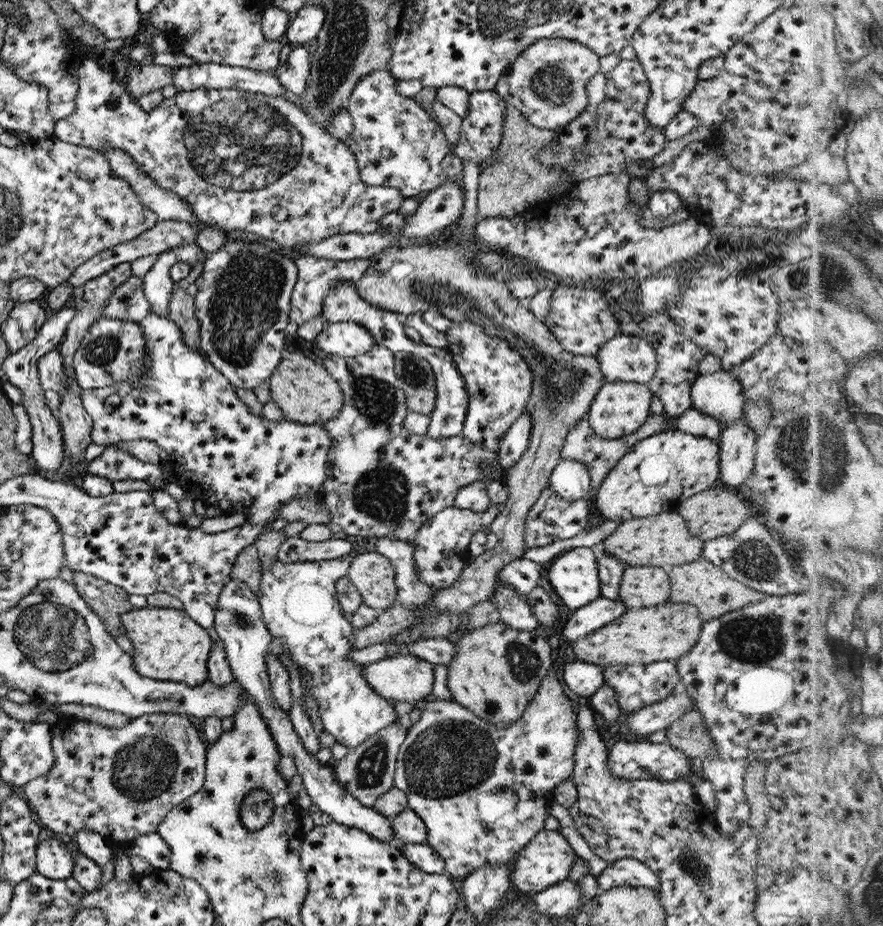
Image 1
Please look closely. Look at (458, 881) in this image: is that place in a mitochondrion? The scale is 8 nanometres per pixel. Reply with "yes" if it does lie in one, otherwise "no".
no

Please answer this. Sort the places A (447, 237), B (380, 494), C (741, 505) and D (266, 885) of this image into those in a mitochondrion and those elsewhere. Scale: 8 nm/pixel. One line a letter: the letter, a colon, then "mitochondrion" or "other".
A: other
B: mitochondrion
C: other
D: mitochondrion

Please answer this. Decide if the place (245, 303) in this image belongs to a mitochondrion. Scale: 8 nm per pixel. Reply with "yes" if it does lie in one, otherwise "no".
yes

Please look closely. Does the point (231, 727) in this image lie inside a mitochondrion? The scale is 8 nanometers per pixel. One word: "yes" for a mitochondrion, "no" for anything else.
no

